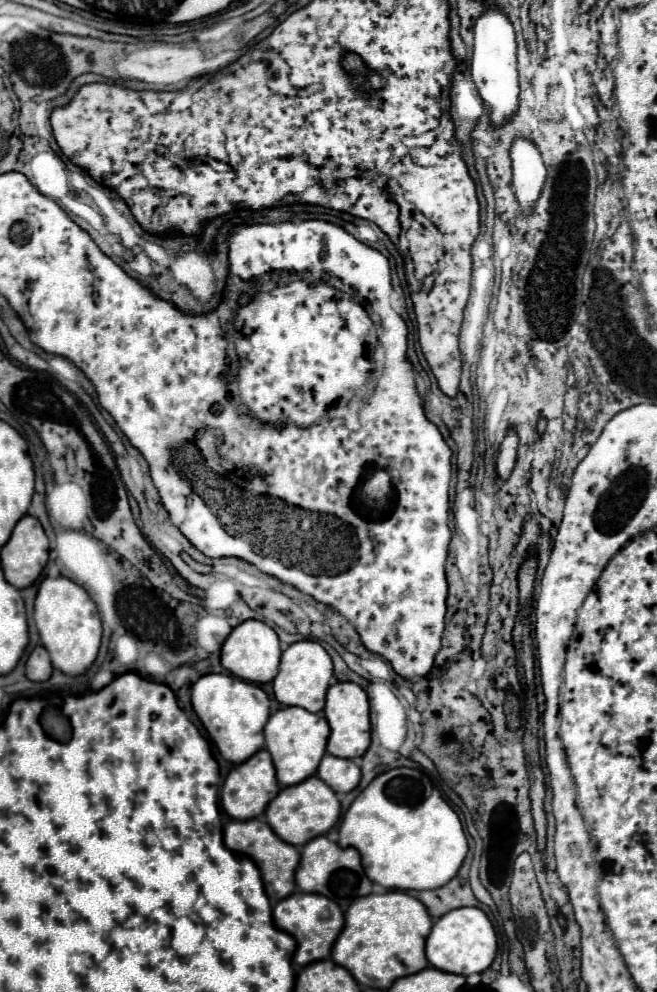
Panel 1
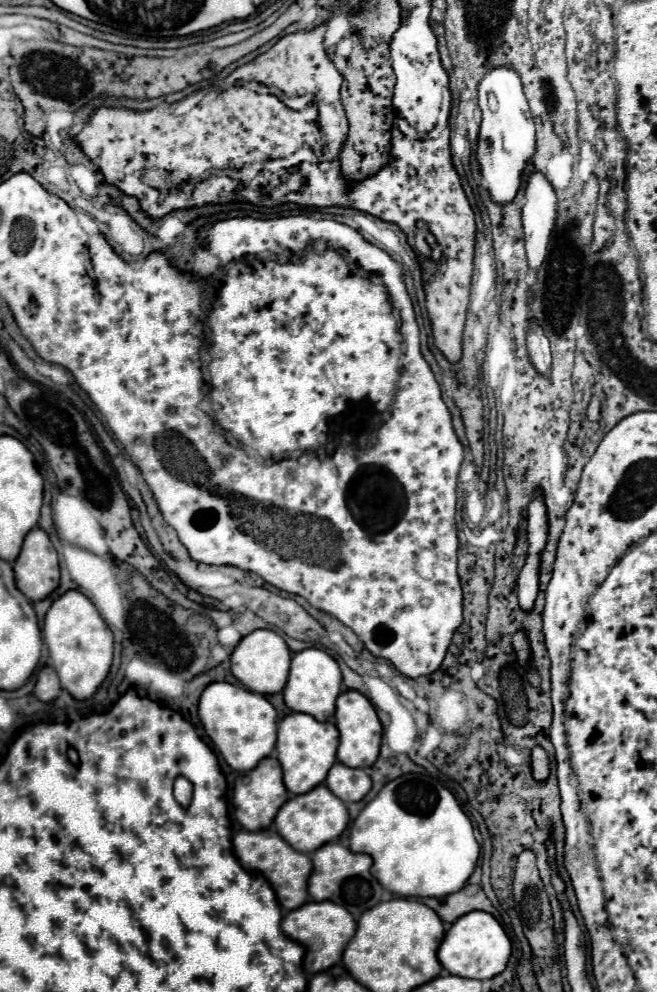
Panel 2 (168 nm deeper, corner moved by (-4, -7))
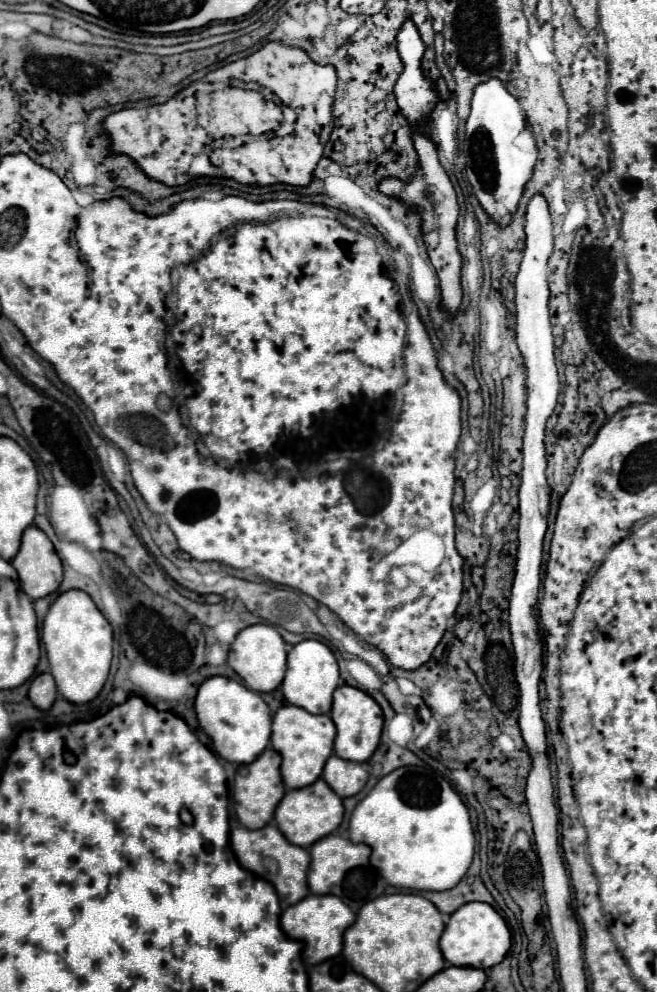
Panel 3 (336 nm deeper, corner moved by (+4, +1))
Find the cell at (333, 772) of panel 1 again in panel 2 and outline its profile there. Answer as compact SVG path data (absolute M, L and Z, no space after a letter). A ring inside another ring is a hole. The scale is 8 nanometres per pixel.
M335 763L325 779L325 785L345 803L361 801L371 789L371 777L363 769Z

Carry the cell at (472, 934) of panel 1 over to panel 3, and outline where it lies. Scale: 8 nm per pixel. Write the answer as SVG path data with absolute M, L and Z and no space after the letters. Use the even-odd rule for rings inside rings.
M465 903L461 909L457 909L449 923L445 925L445 931L439 939L441 953L447 963L457 967L473 967L473 969L489 969L497 963L501 963L511 947L511 935L503 921L503 917L487 903Z

